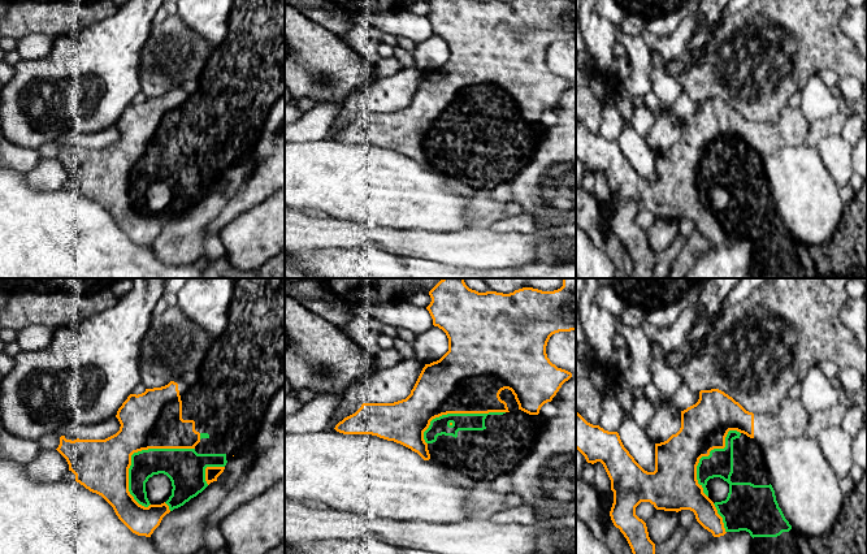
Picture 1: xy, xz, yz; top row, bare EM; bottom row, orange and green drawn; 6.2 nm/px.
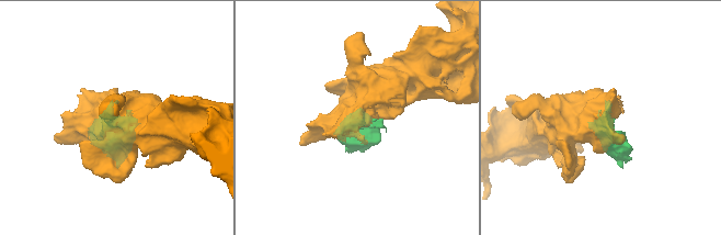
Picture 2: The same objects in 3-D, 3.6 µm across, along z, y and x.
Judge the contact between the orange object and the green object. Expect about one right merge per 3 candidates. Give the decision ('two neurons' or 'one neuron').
two neurons

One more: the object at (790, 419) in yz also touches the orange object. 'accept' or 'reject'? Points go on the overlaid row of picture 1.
accept

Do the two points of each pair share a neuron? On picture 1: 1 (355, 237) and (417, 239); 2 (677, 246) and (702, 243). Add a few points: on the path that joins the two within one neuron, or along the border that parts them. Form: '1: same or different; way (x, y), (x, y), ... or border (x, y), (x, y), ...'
1: same; way (371, 237), (402, 239)
2: different; border (686, 237), (686, 243), (672, 264)

